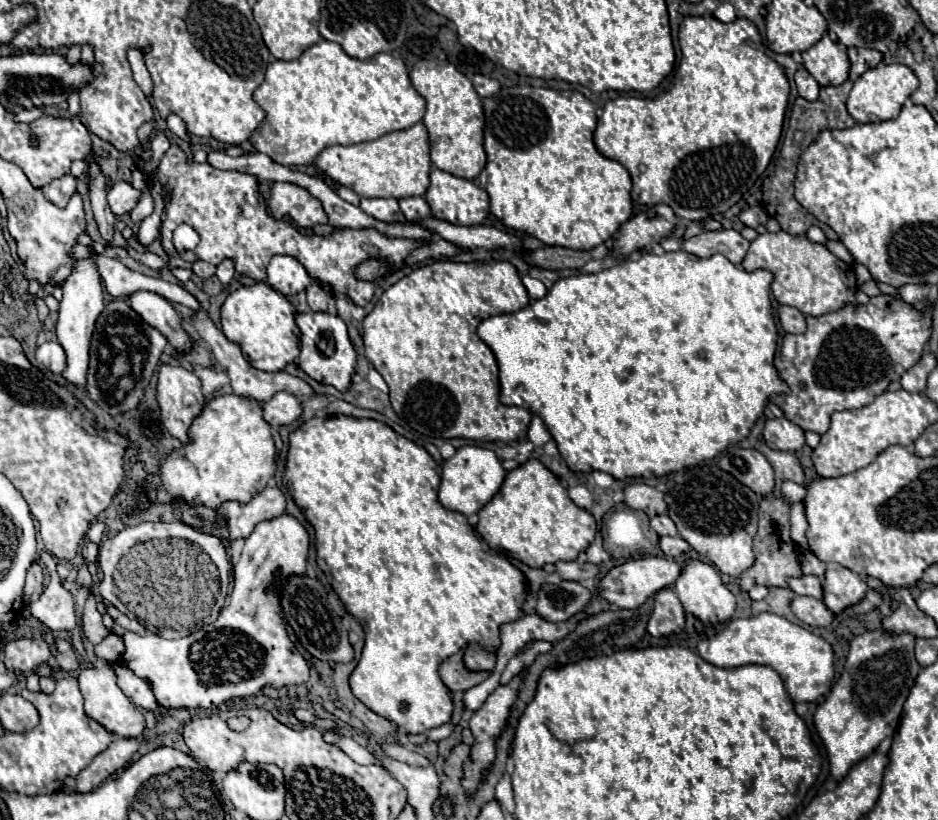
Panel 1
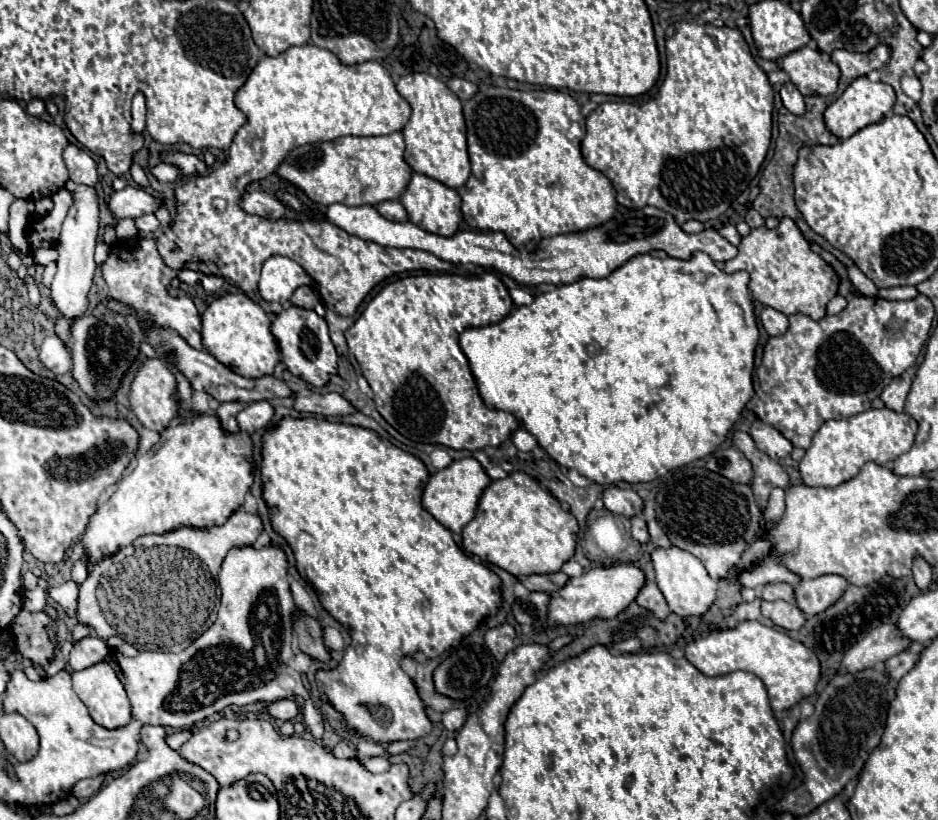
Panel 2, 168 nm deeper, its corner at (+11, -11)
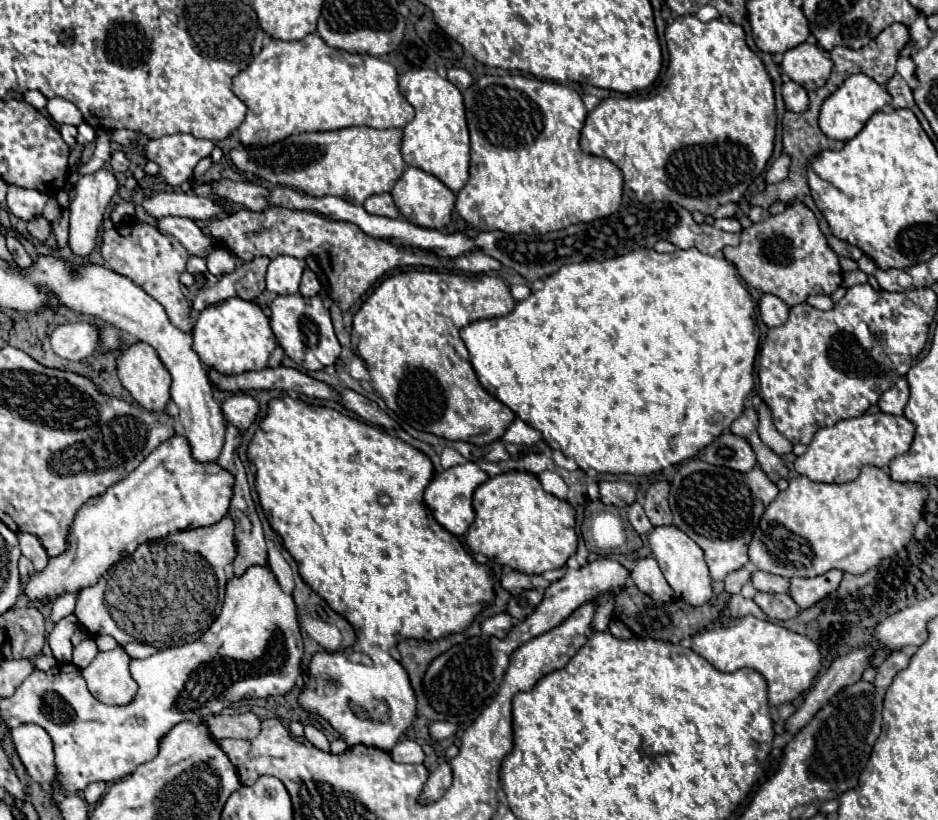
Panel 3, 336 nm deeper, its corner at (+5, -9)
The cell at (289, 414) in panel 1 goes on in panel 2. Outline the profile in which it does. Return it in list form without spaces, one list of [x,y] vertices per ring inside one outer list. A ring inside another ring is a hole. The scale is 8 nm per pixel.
[[[259,400],[259,402],[251,402],[247,408],[243,408],[237,414],[237,424],[243,432],[255,432],[265,428],[273,418],[273,408],[269,402]]]

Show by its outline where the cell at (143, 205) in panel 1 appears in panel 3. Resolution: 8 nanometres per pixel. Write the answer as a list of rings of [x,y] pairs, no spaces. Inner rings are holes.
[[[173,216],[159,218],[157,228],[165,234],[175,236],[187,248],[189,254],[205,258],[207,254],[211,254],[217,248],[217,242],[209,236],[203,236],[201,228],[189,218],[173,218]]]

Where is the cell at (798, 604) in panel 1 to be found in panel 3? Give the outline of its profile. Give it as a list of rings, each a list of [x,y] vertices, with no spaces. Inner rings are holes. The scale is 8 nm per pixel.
[[[757,592],[757,596],[753,600],[773,620],[791,620],[791,618],[797,618],[801,612],[801,608],[797,608],[795,600],[789,594]]]

